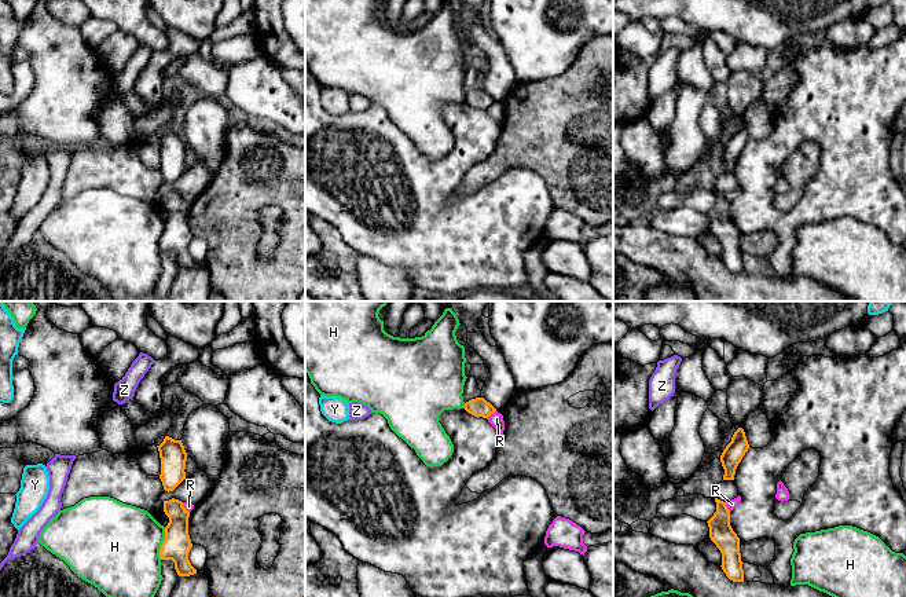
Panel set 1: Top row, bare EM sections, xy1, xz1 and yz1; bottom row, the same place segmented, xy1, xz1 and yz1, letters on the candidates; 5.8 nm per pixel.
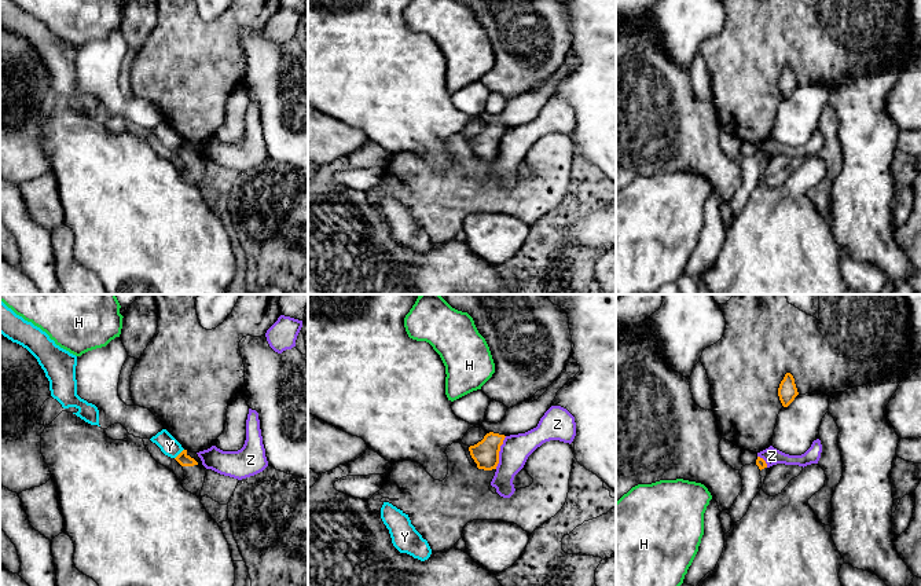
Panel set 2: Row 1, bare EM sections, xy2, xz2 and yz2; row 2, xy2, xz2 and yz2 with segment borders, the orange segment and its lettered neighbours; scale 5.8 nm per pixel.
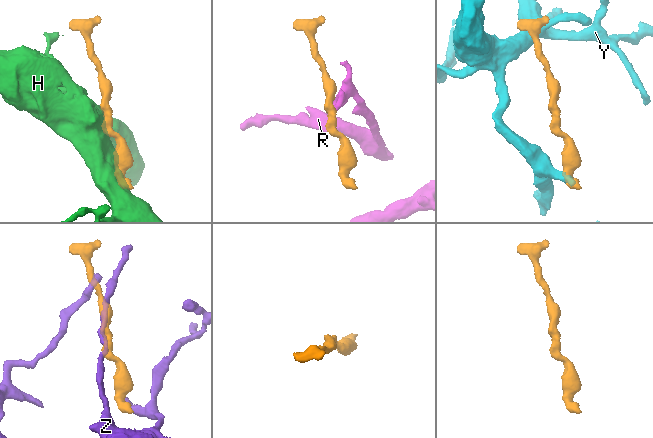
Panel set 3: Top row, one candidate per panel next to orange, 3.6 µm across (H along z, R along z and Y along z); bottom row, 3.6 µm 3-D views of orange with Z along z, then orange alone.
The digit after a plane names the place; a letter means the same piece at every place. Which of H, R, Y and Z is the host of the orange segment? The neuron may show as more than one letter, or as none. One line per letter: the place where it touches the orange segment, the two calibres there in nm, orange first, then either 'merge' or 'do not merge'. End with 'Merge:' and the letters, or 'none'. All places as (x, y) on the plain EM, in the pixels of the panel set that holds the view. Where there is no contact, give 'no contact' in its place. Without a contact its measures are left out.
H: contact xy1 (162, 235); calibres 160 and 460 nm; do not merge
R: contact xz1 (491, 105); calibres 110 and 80 nm; do not merge
Y: contact xy2 (179, 146); calibres 70 and 110 nm; do not merge
Z: contact xz2 (498, 145); calibres 160 and 170 nm; do not merge
Merge: none

